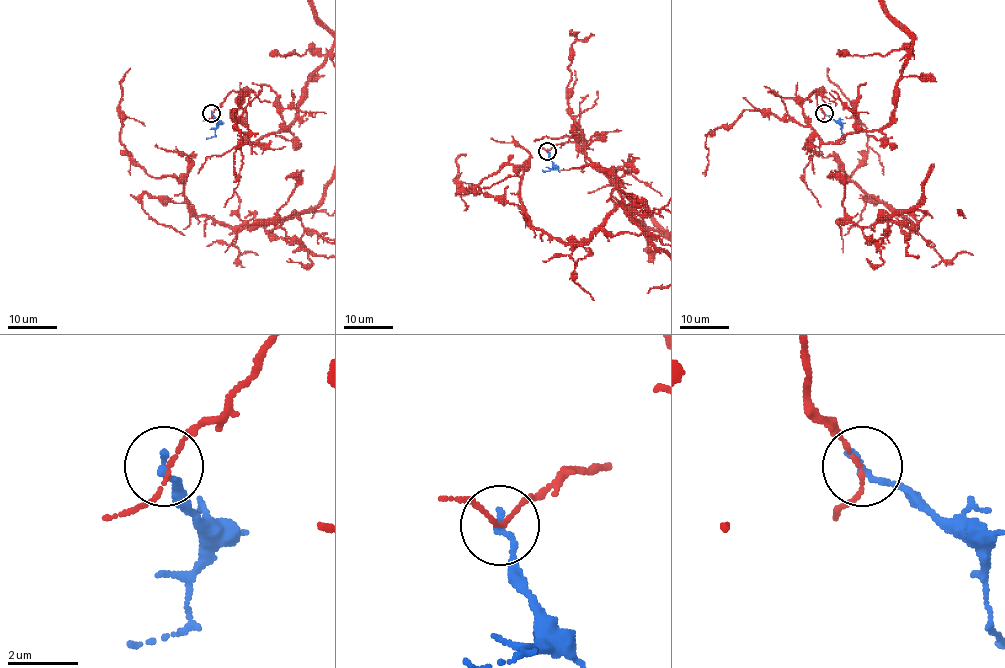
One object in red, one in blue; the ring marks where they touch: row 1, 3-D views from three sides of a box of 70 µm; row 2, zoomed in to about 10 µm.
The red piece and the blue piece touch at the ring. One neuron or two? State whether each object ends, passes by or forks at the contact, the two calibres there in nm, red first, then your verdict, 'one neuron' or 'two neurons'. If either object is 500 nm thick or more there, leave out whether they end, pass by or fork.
red passes by; blue ends; calibres 100 and 240 nm; two neurons

